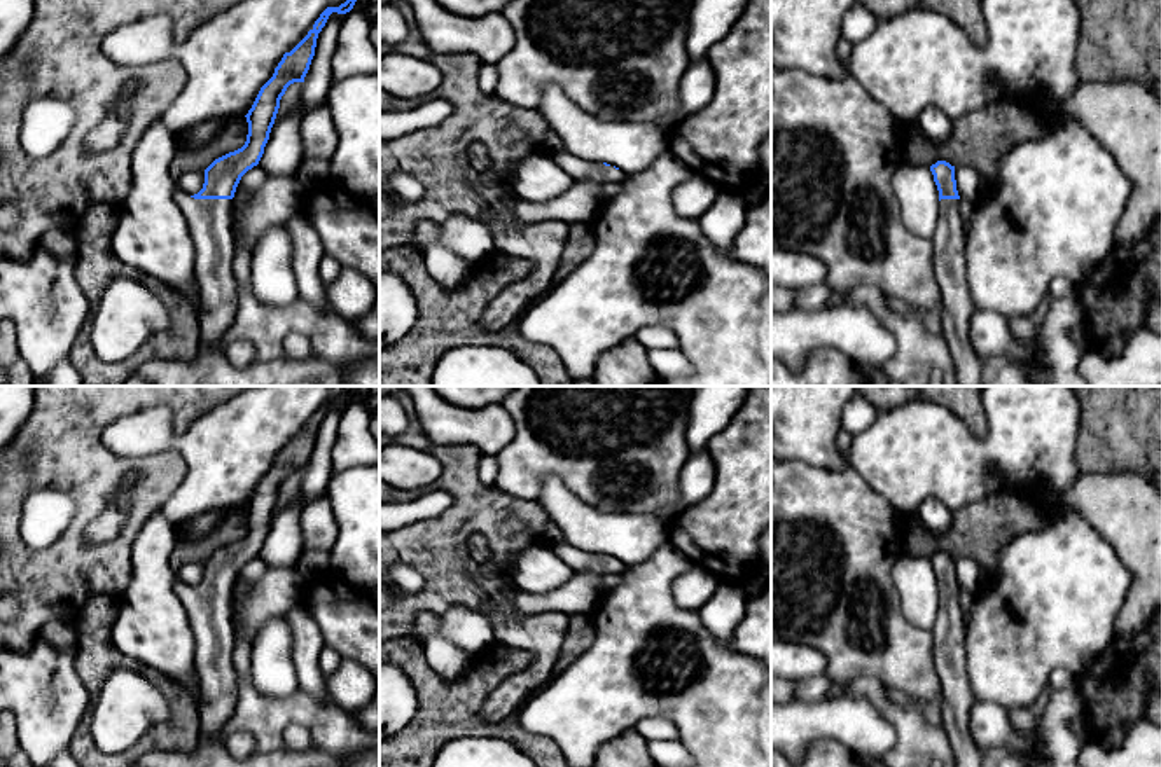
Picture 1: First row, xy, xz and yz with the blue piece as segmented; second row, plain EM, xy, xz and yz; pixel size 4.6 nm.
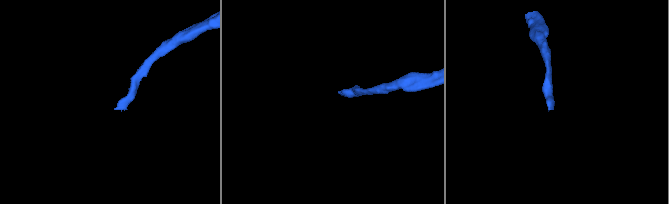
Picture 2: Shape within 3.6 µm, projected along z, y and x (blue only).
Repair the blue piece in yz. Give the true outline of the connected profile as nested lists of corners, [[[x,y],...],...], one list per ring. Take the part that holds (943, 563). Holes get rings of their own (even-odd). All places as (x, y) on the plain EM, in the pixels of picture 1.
[[[930,557],[939,582],[939,612],[930,629],[934,662],[941,681],[941,725],[949,739],[956,767],[984,767],[970,736],[970,708],[976,702],[965,667],[965,625],[960,606],[955,557]]]

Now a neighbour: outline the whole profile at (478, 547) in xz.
[[[474,533],[469,538],[467,550],[477,563],[490,561],[490,557],[491,557],[488,542],[486,542],[484,535],[481,535],[481,533]]]

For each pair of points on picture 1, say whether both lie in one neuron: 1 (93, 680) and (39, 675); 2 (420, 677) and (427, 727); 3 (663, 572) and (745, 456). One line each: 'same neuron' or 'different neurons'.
1: different neurons
2: same neuron
3: different neurons

